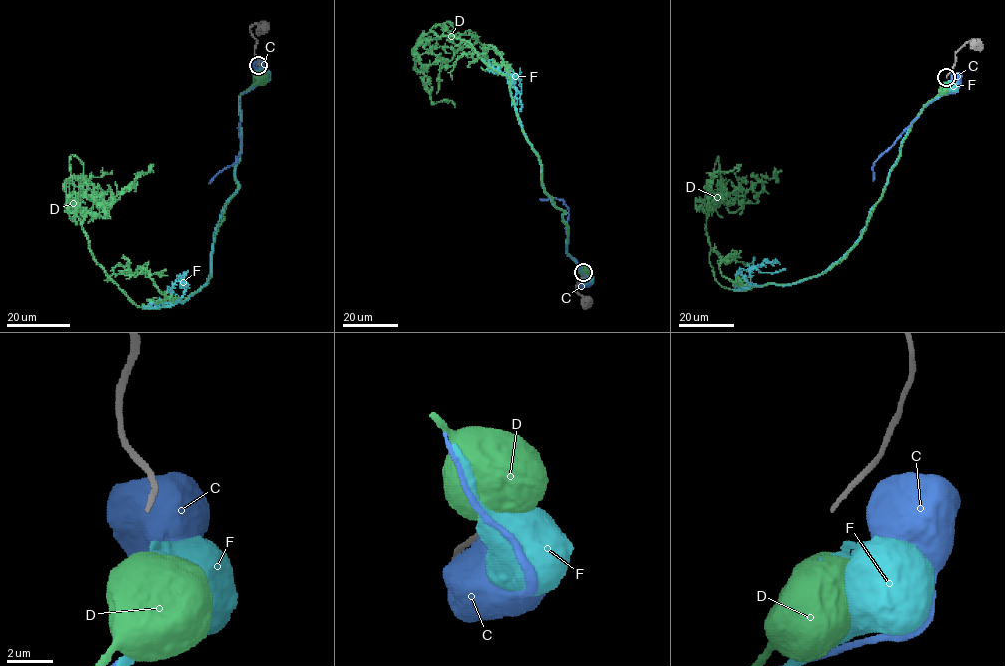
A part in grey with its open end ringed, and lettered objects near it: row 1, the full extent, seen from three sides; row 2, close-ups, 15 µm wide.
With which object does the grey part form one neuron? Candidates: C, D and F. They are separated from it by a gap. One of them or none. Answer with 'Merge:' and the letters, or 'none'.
Merge: none

